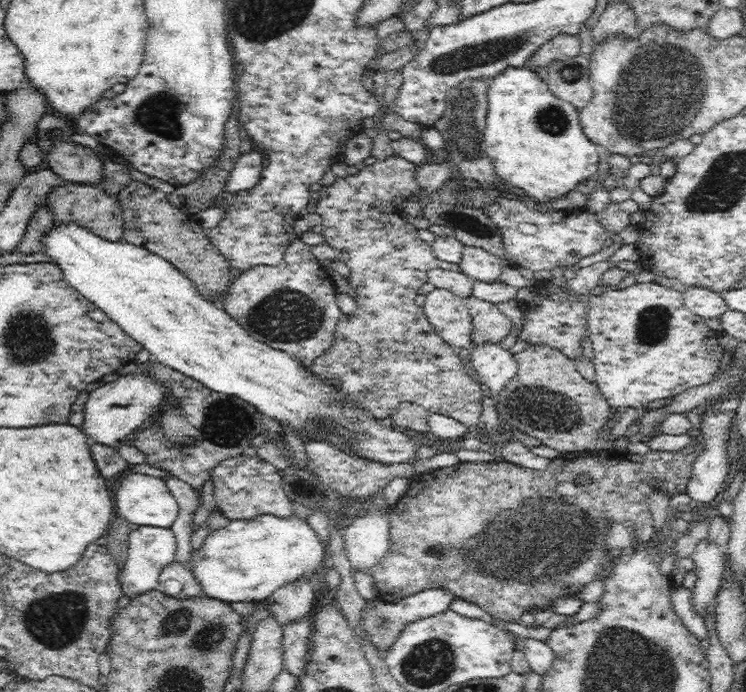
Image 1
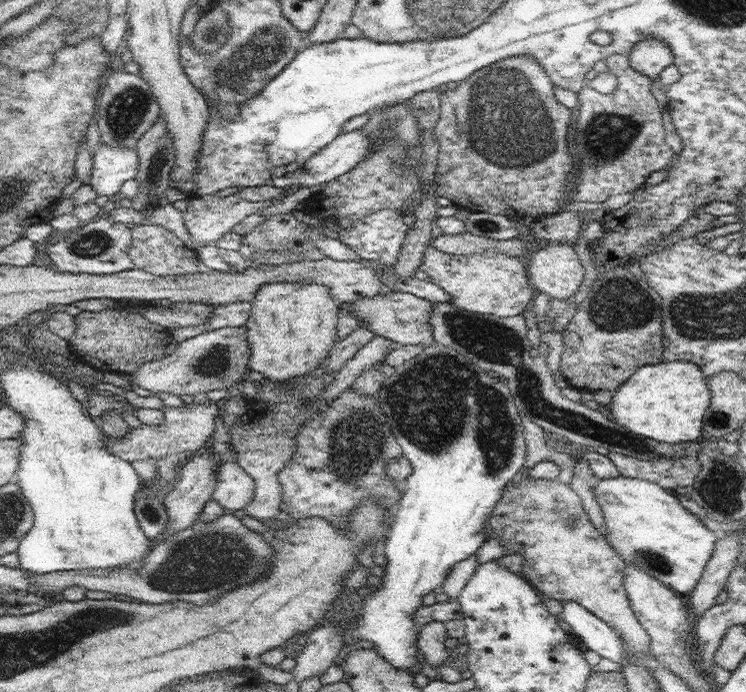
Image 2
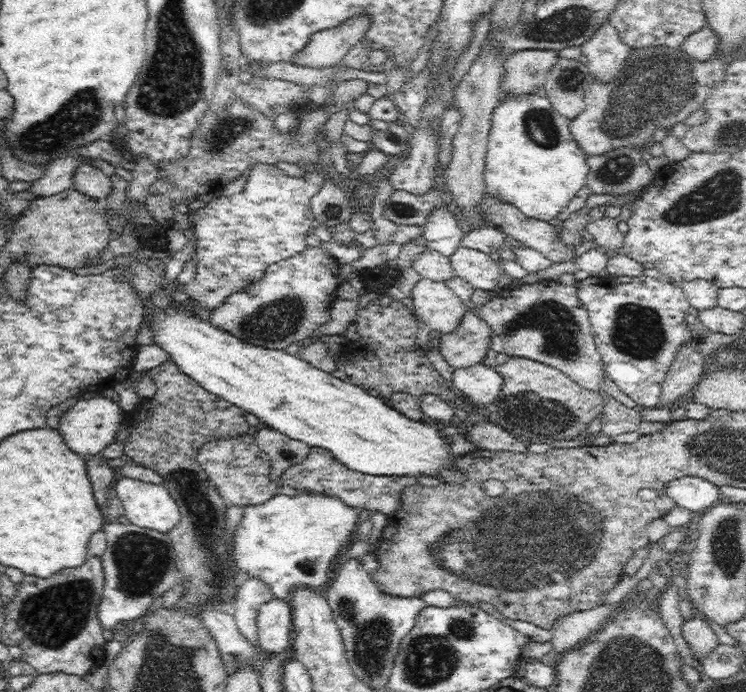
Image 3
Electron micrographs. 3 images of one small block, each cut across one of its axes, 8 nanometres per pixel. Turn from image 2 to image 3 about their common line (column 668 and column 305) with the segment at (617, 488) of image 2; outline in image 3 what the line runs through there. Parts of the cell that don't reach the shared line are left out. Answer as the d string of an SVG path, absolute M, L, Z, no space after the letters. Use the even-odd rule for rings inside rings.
M278 492L265 504L249 505L245 508L244 517L238 525L236 534L230 544L230 554L236 574L240 581L256 577L271 588L278 599L289 599L296 588L322 586L336 563L336 554L346 545L352 536L356 524L360 521L356 509L346 505L338 497L328 497L314 492L298 493L296 496L285 496Z

